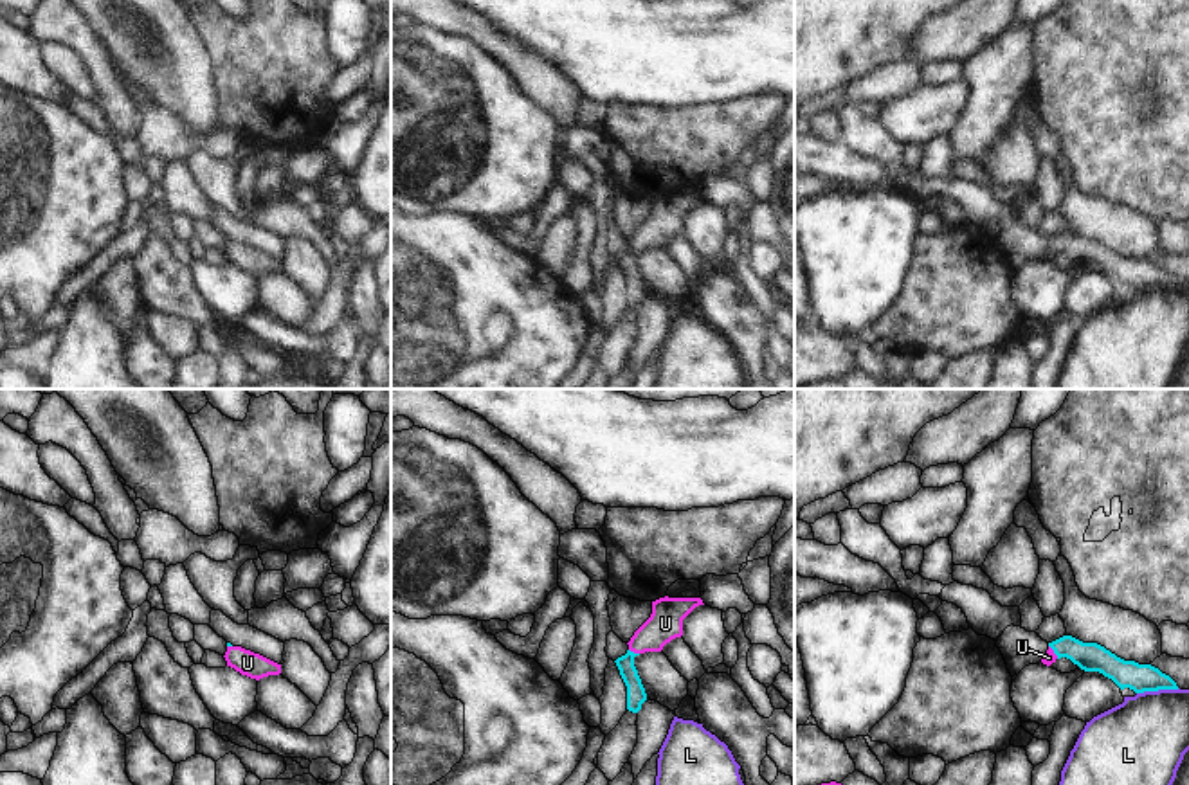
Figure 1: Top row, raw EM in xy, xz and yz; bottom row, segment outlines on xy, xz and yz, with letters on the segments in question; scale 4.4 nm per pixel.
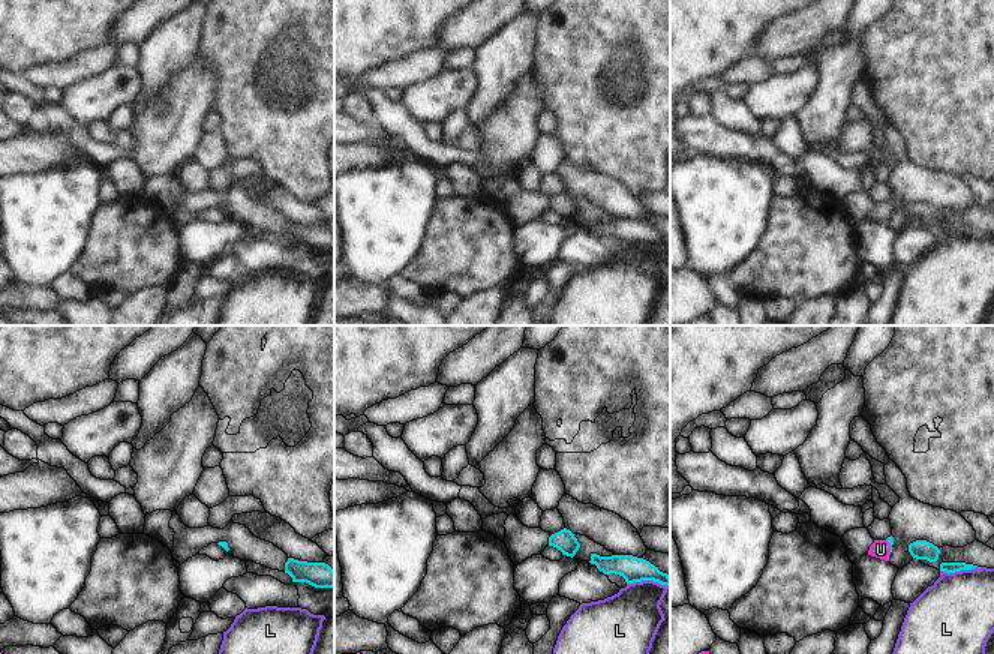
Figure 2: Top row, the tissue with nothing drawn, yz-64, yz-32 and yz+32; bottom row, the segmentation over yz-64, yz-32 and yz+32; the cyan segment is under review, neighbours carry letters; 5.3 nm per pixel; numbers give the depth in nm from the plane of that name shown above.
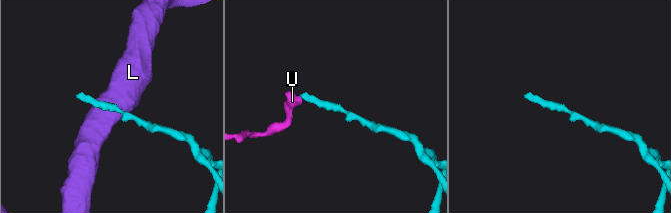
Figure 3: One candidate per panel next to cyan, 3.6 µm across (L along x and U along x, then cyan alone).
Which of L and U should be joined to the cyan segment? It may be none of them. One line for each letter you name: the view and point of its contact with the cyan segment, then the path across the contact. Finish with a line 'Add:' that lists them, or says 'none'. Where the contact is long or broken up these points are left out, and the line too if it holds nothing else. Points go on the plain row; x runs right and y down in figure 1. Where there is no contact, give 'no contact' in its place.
U: xz (633, 249) | across xz (636, 292), (629, 272), (633, 249), (665, 220)
Add: U

